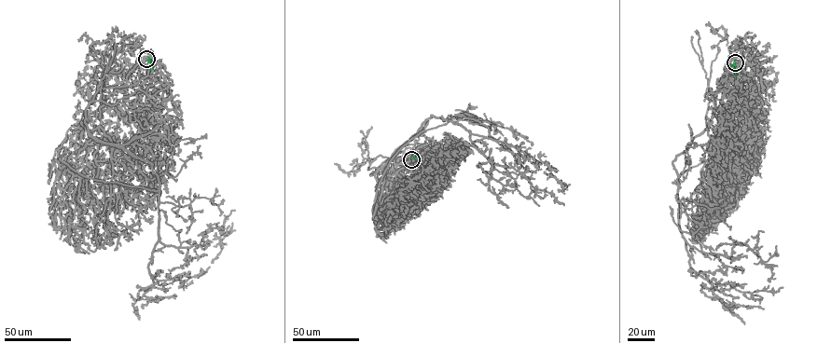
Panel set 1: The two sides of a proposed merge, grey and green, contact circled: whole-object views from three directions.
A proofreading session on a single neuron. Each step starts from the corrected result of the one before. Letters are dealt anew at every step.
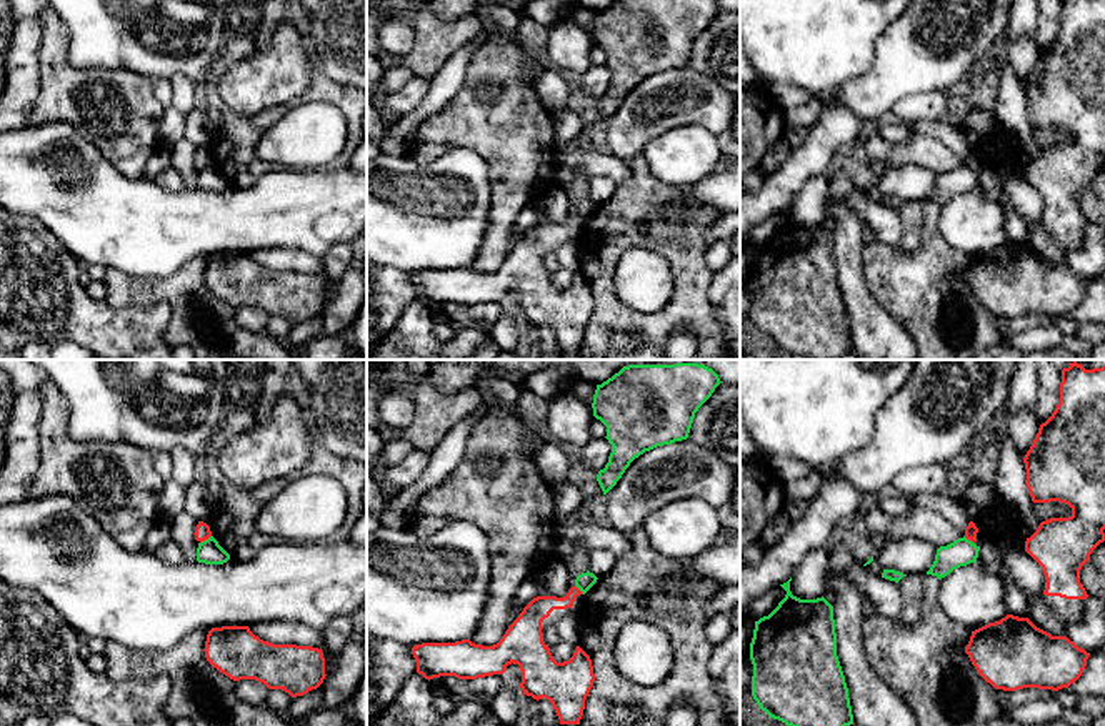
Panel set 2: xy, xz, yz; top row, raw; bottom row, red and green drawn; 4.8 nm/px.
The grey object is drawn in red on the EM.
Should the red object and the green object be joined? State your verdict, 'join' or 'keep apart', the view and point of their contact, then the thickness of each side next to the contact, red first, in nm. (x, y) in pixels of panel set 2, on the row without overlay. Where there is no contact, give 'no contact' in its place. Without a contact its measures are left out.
keep apart | xy (205, 165) | 80/120 nm

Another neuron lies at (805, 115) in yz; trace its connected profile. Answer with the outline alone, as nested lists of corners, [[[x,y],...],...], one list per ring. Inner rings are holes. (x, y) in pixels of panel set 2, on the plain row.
[[[812,98],[797,108],[783,112],[785,128],[810,128],[817,122],[820,110],[820,102]]]

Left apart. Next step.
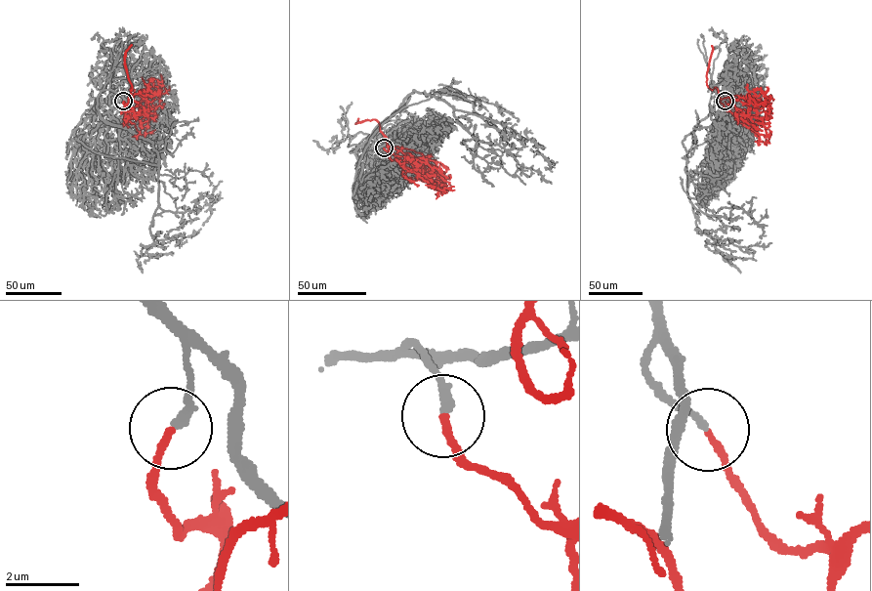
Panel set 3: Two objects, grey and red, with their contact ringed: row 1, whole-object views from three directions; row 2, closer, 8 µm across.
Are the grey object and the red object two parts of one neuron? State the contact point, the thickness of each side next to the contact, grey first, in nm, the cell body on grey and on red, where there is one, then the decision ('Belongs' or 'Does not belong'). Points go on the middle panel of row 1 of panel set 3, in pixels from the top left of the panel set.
Place: (384, 147). Thickness 180 nm (grey) against 180 nm. Soma of grey: none. Soma of red: none. Does not belong

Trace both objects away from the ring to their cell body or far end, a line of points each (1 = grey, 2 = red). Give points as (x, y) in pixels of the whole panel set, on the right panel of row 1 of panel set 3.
1: (725, 101), (724, 93), (709, 86), (713, 87), (709, 113), (683, 141), (696, 227), (738, 246), (771, 242)
2: (725, 101), (726, 111), (721, 101), (727, 97), (737, 108), (751, 109), (770, 94)

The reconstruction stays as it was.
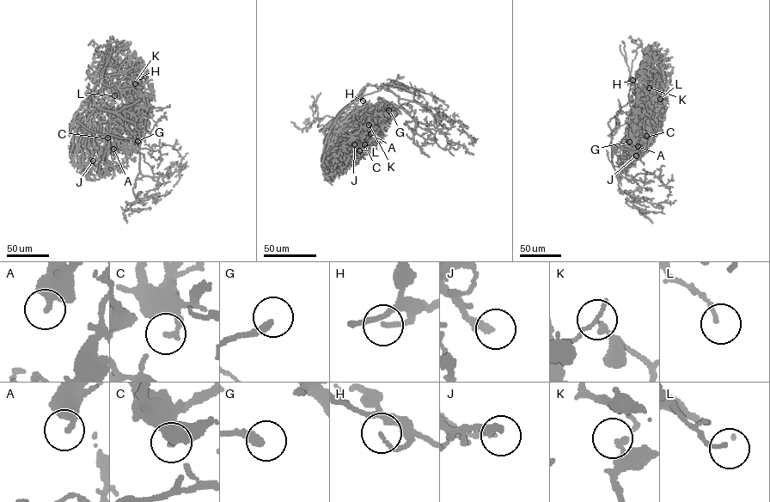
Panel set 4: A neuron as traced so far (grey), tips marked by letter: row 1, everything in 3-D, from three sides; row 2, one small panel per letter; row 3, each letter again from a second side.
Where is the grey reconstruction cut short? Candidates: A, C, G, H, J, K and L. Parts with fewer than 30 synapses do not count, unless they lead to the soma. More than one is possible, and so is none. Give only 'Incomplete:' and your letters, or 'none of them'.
Incomplete: G, J

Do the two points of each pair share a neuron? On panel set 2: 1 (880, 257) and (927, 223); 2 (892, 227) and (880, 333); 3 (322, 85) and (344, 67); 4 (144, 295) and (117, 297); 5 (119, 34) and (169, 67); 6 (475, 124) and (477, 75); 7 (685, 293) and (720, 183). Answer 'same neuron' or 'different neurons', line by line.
1: same neuron
2: different neurons
3: different neurons
4: same neuron
5: same neuron
6: same neuron
7: different neurons

